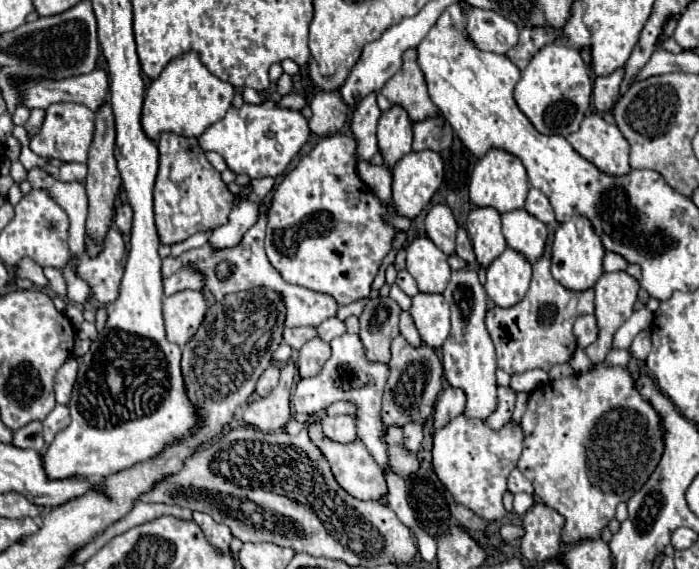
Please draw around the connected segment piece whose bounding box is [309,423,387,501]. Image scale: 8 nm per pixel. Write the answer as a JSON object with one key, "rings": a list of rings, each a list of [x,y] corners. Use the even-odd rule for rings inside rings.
{"rings":[[[311,423],[309,425],[309,437],[313,439],[313,443],[321,449],[321,453],[327,457],[329,465],[331,465],[331,471],[337,479],[337,483],[353,497],[361,499],[361,501],[379,501],[381,497],[385,497],[387,493],[387,485],[385,485],[385,477],[383,477],[383,471],[381,467],[373,461],[371,453],[365,449],[365,445],[361,441],[353,441],[353,443],[335,443],[335,441],[329,441],[323,431],[321,431],[321,425],[319,423]]]}

